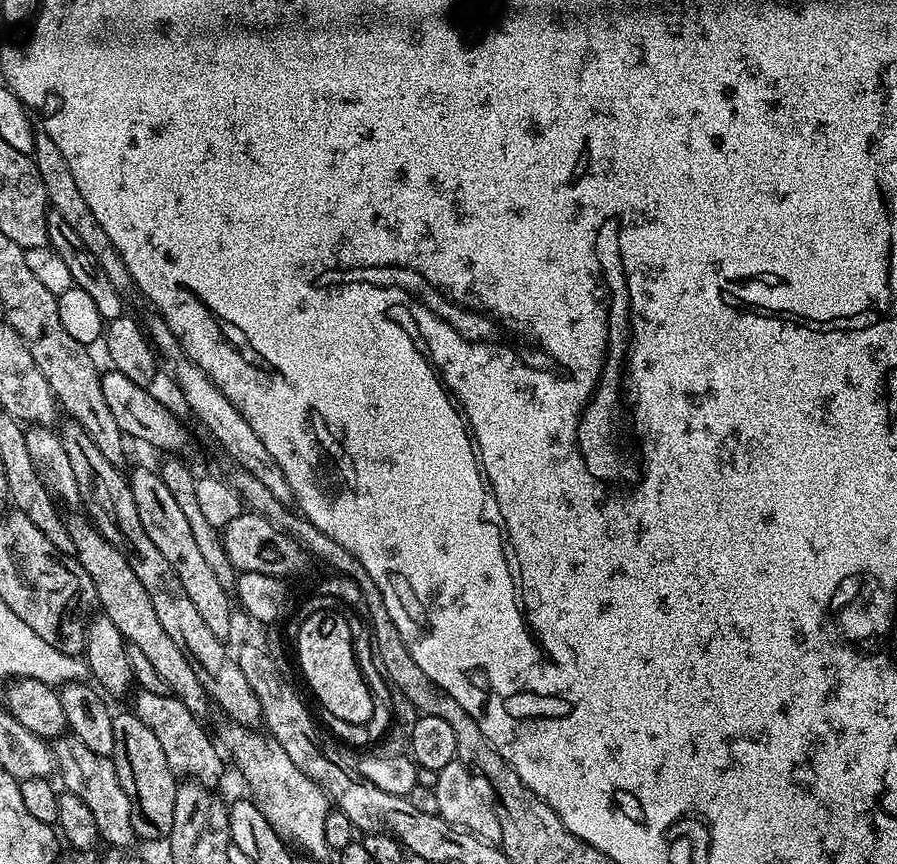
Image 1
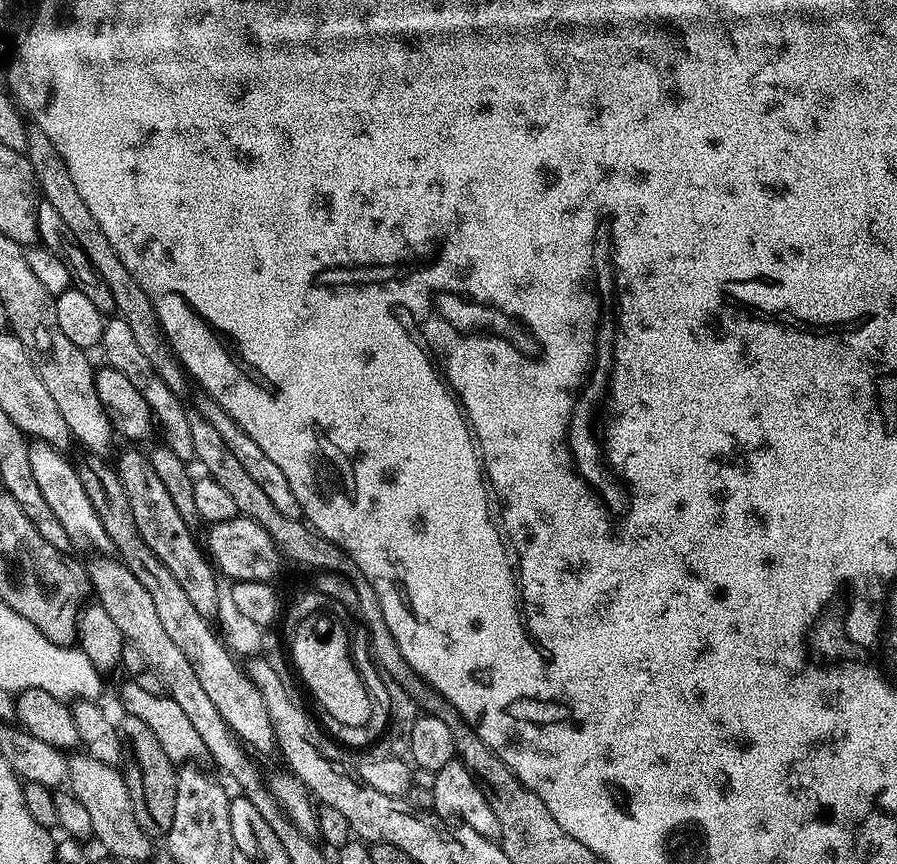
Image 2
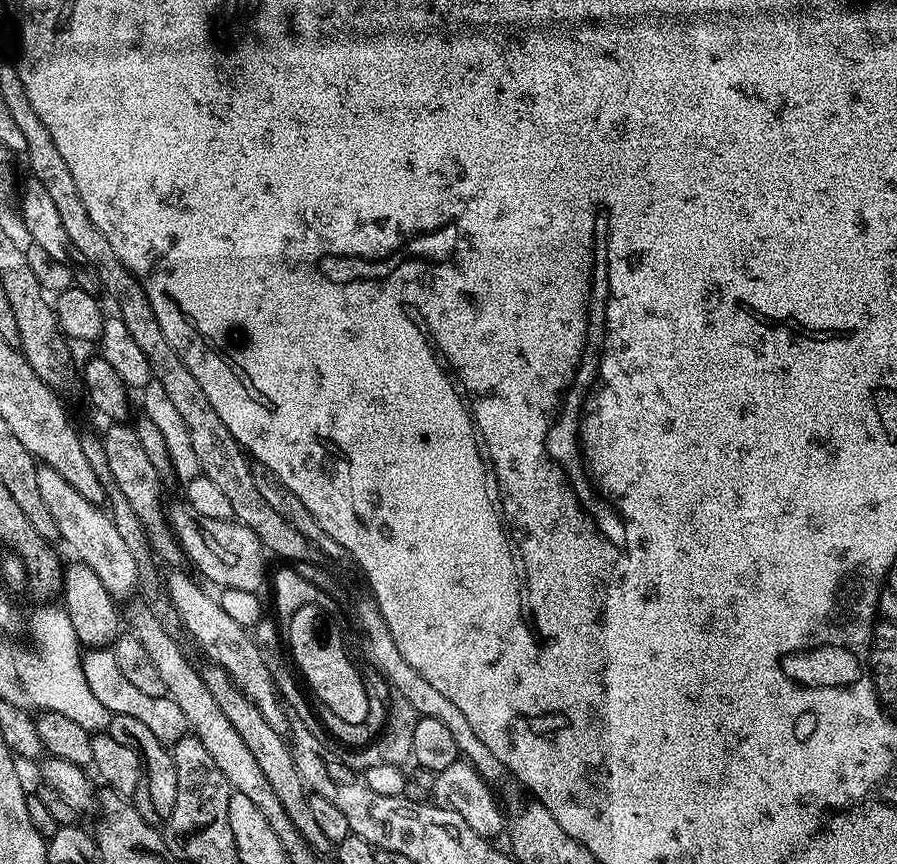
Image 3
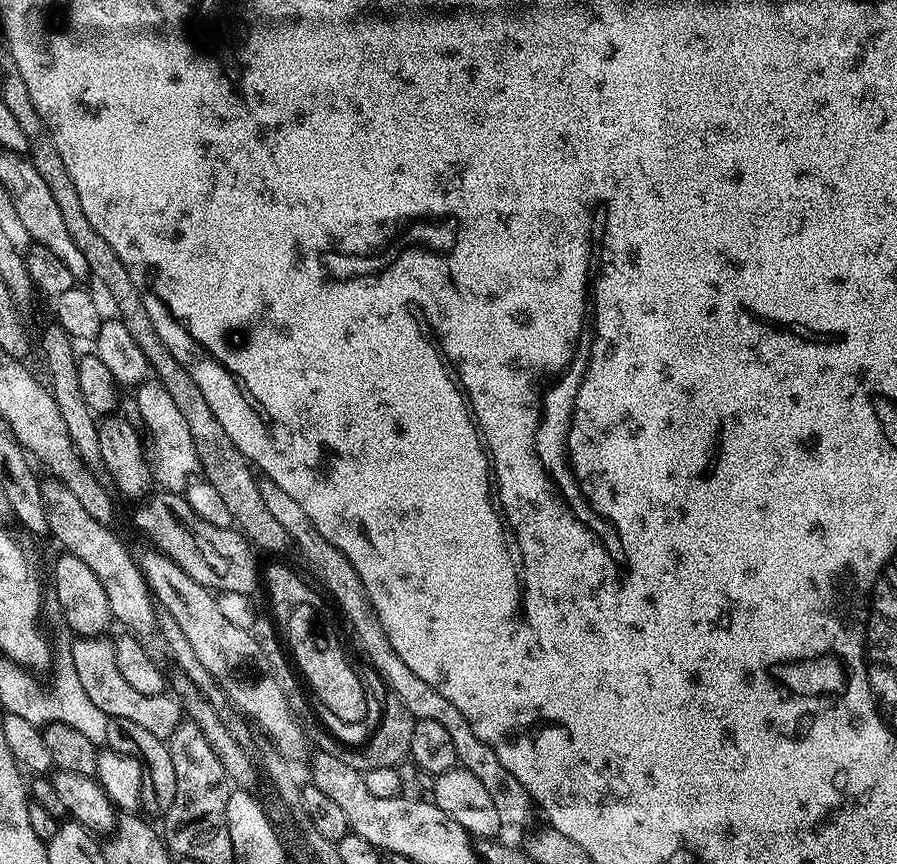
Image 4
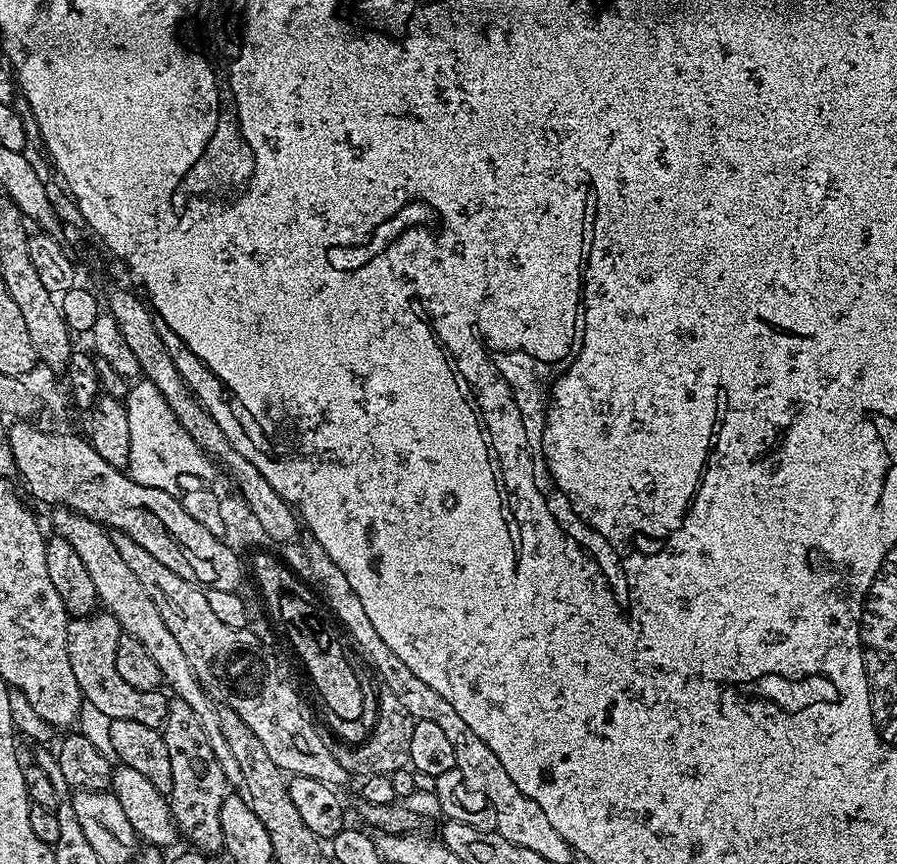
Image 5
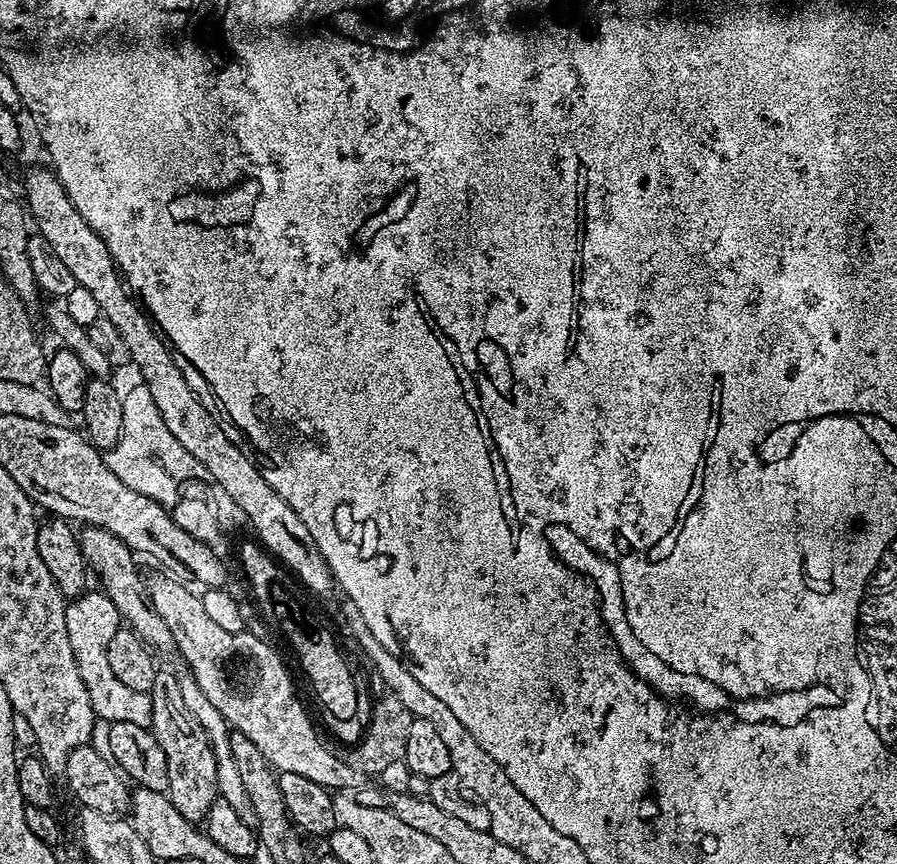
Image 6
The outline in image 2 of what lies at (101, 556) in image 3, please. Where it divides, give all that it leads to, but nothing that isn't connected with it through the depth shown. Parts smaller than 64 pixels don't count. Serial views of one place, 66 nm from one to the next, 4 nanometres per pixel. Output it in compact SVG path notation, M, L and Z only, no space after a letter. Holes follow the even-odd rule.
M40 441L29 443L30 466L32 467L34 478L38 481L38 487L42 490L42 498L46 498L46 503L50 510L58 517L58 522L66 529L66 534L77 545L89 544L92 548L104 554L107 549L113 547L112 542L102 524L102 518L94 510L90 498L86 494L86 486L82 486L80 473L76 466L72 466L63 456L64 454L57 448Z

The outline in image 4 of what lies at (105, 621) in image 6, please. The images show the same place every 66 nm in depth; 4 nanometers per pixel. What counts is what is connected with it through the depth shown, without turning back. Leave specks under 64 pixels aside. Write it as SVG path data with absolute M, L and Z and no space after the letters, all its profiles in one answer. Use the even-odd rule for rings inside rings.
M102 635L81 636L73 641L70 671L78 678L82 690L86 690L86 698L90 698L90 702L94 702L94 706L98 706L98 710L107 716L126 718L129 722L150 730L154 738L167 742L182 719L179 699L172 694L142 694L133 690L118 671L118 662L114 662L115 639Z

